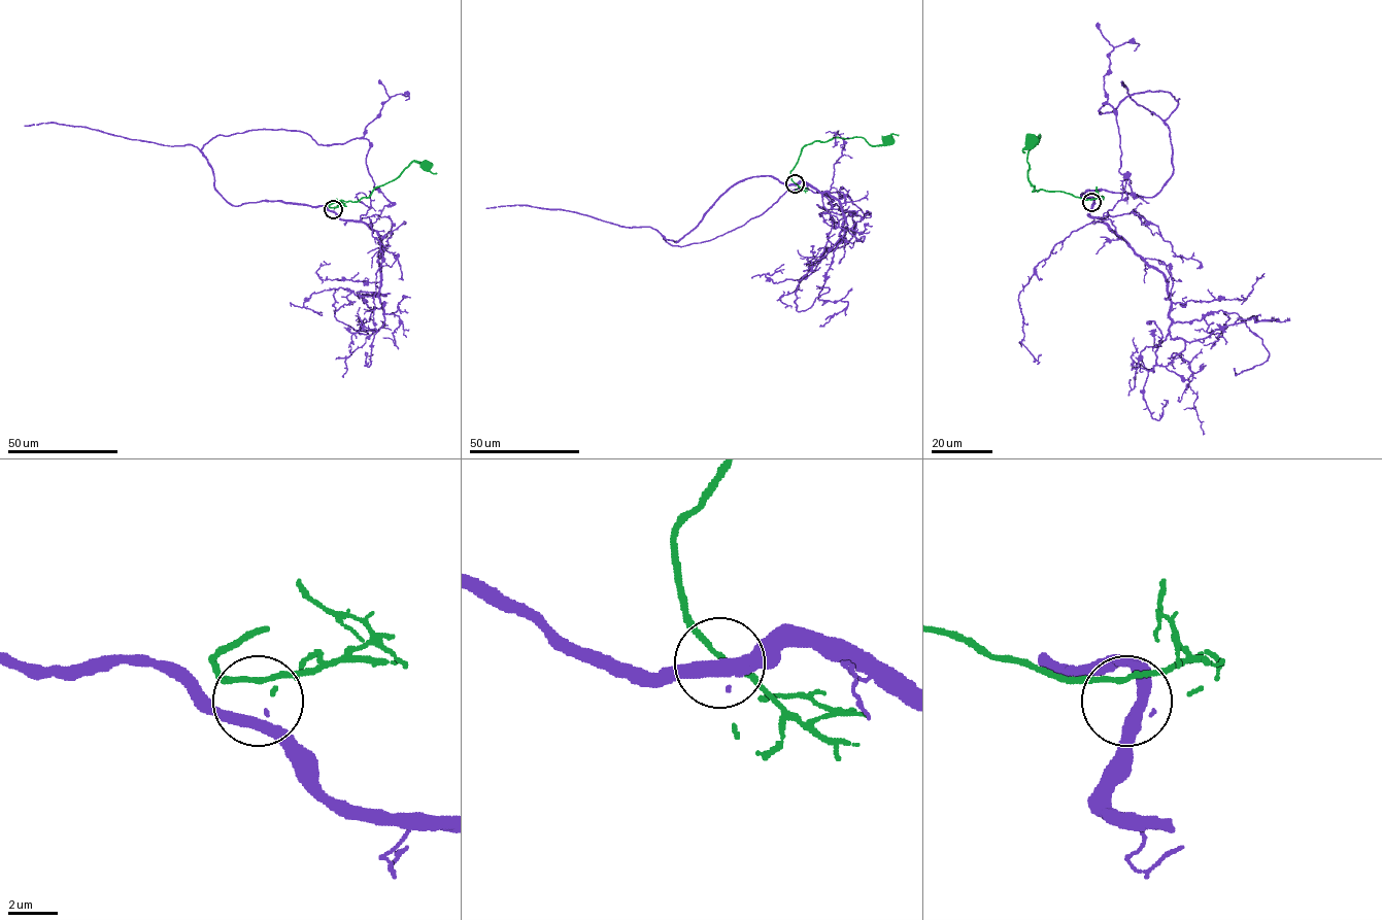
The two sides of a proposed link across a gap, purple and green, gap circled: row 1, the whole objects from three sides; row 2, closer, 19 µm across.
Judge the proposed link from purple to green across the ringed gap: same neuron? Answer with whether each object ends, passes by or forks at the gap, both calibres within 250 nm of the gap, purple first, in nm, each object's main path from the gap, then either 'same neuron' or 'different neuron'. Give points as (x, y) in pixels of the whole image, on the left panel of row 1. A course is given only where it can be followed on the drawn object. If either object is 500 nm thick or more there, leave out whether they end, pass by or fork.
purple forks there; green passes by; 400 nm thick on the purple side, 190 nm on the other; purple runs (332, 210), (232, 206), (201, 148), (251, 130), (326, 145), (366, 138), (369, 174), (392, 204), (381, 210); green runs (333, 208), (329, 206), (334, 202), (358, 201), (367, 197), (375, 188), (394, 180), (412, 162), (426, 166); same neuron

